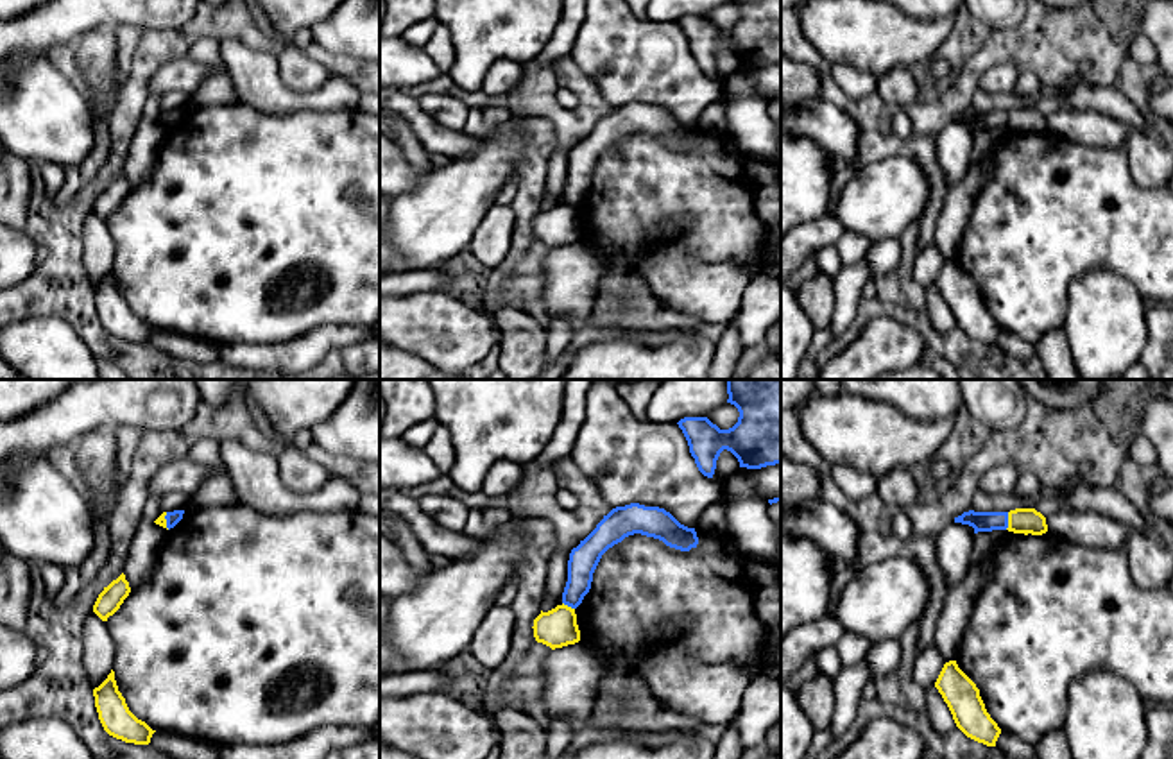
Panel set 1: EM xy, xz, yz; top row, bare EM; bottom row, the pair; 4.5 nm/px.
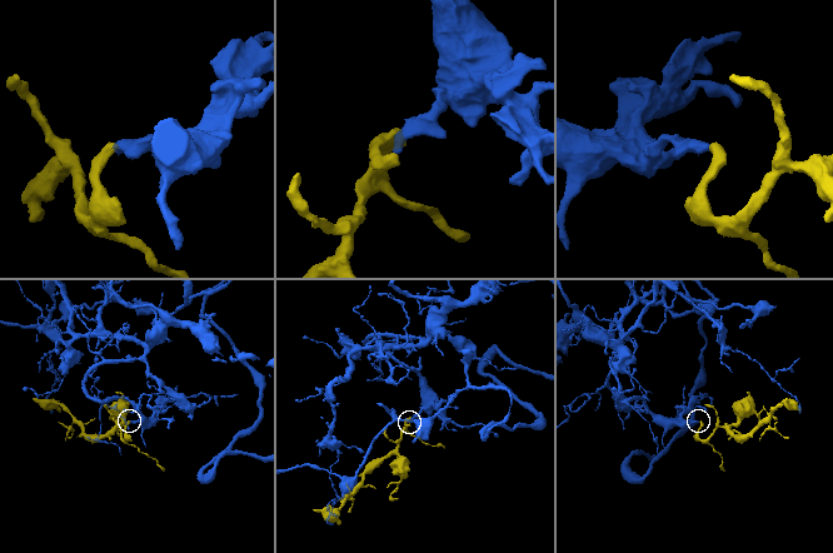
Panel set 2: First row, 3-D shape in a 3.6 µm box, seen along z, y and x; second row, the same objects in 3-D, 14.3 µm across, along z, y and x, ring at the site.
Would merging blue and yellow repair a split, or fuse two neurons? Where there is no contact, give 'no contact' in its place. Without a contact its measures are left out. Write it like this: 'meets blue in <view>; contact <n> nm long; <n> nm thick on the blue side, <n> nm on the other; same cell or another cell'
meets blue in yz; contact 80 nm long; 100 nm thick on the blue side, 110 nm on the other; another cell

